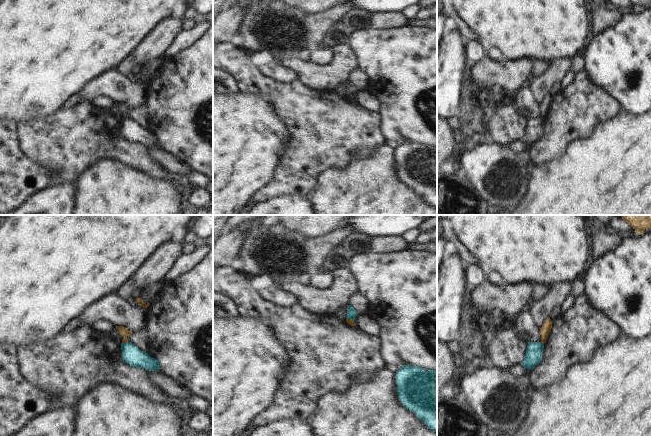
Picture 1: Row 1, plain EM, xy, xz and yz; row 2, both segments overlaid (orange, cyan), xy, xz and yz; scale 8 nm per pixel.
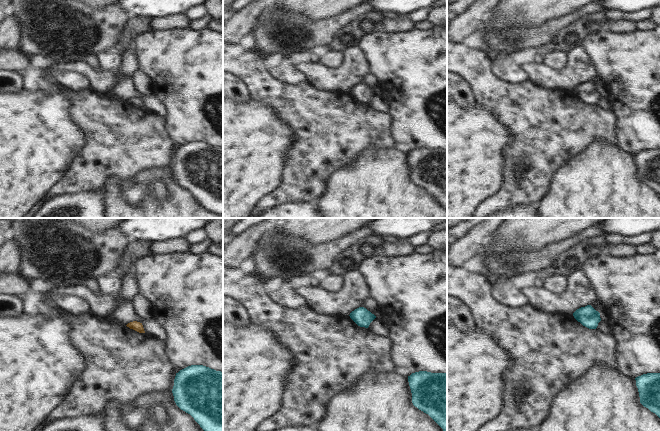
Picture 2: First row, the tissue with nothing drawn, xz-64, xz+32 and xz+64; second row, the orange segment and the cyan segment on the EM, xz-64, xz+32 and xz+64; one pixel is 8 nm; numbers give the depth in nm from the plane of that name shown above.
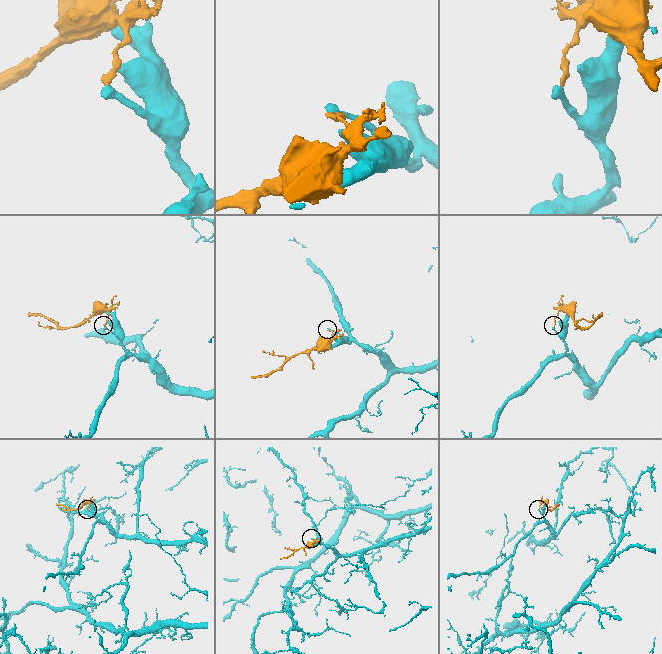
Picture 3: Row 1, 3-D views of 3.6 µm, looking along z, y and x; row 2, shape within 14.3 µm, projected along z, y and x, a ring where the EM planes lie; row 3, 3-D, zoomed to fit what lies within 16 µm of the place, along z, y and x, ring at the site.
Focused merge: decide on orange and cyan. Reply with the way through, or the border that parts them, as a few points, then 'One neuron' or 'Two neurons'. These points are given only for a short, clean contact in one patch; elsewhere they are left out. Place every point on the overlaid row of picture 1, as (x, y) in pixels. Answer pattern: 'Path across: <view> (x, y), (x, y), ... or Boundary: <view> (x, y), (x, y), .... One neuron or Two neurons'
Two neurons.

